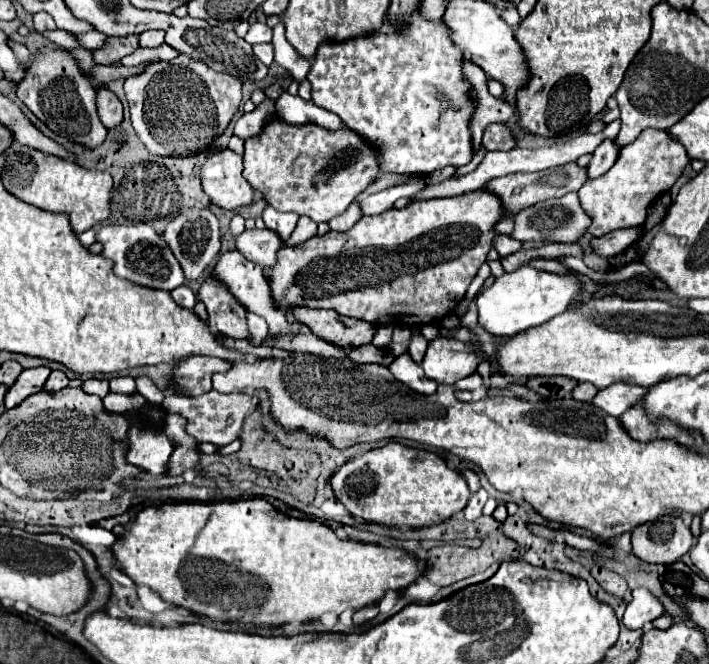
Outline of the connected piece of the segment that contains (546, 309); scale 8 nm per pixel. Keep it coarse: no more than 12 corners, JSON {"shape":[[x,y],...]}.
{"shape":[[523,265],[477,293],[479,325],[513,337],[561,315],[573,275]]}

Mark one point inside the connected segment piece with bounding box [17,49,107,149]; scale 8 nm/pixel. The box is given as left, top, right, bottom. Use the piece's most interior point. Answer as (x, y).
(55, 91)

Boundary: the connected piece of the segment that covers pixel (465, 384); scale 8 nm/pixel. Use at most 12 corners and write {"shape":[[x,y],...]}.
{"shape":[[473,373],[455,383],[457,389],[475,391],[481,387],[483,379]]}

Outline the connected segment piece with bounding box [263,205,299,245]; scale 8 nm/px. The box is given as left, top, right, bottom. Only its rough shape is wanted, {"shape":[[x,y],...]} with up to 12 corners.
{"shape":[[265,207],[265,227],[275,231],[285,245],[297,215]]}

